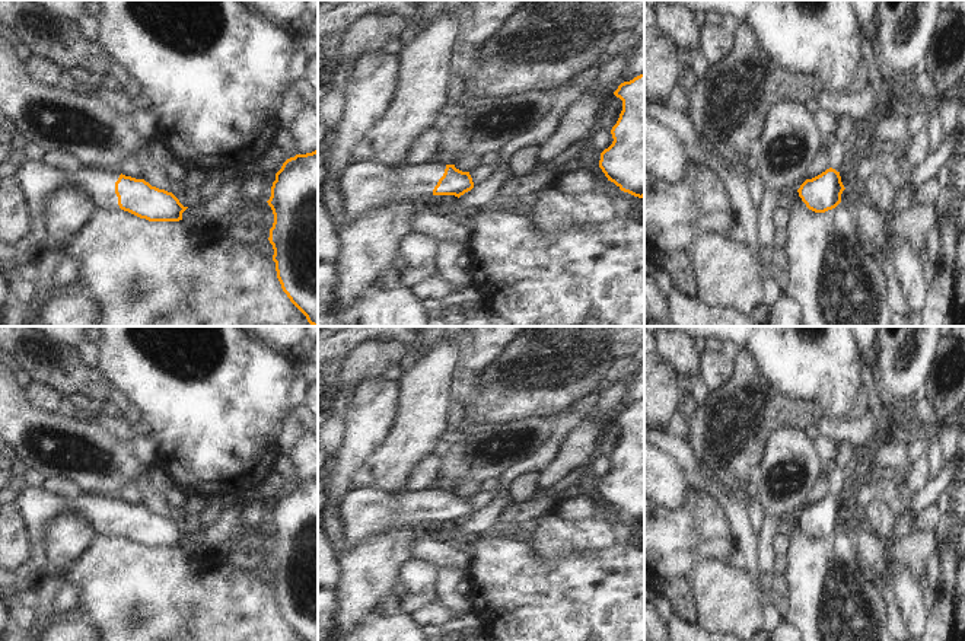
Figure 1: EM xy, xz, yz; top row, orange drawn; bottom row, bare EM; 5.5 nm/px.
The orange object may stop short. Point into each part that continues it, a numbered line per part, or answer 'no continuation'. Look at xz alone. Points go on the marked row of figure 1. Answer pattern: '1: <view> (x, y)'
1: xz (366, 187)

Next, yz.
no continuation

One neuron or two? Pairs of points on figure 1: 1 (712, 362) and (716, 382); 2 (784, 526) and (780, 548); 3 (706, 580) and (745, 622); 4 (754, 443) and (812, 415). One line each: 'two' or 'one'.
1: one
2: two
3: one
4: one

